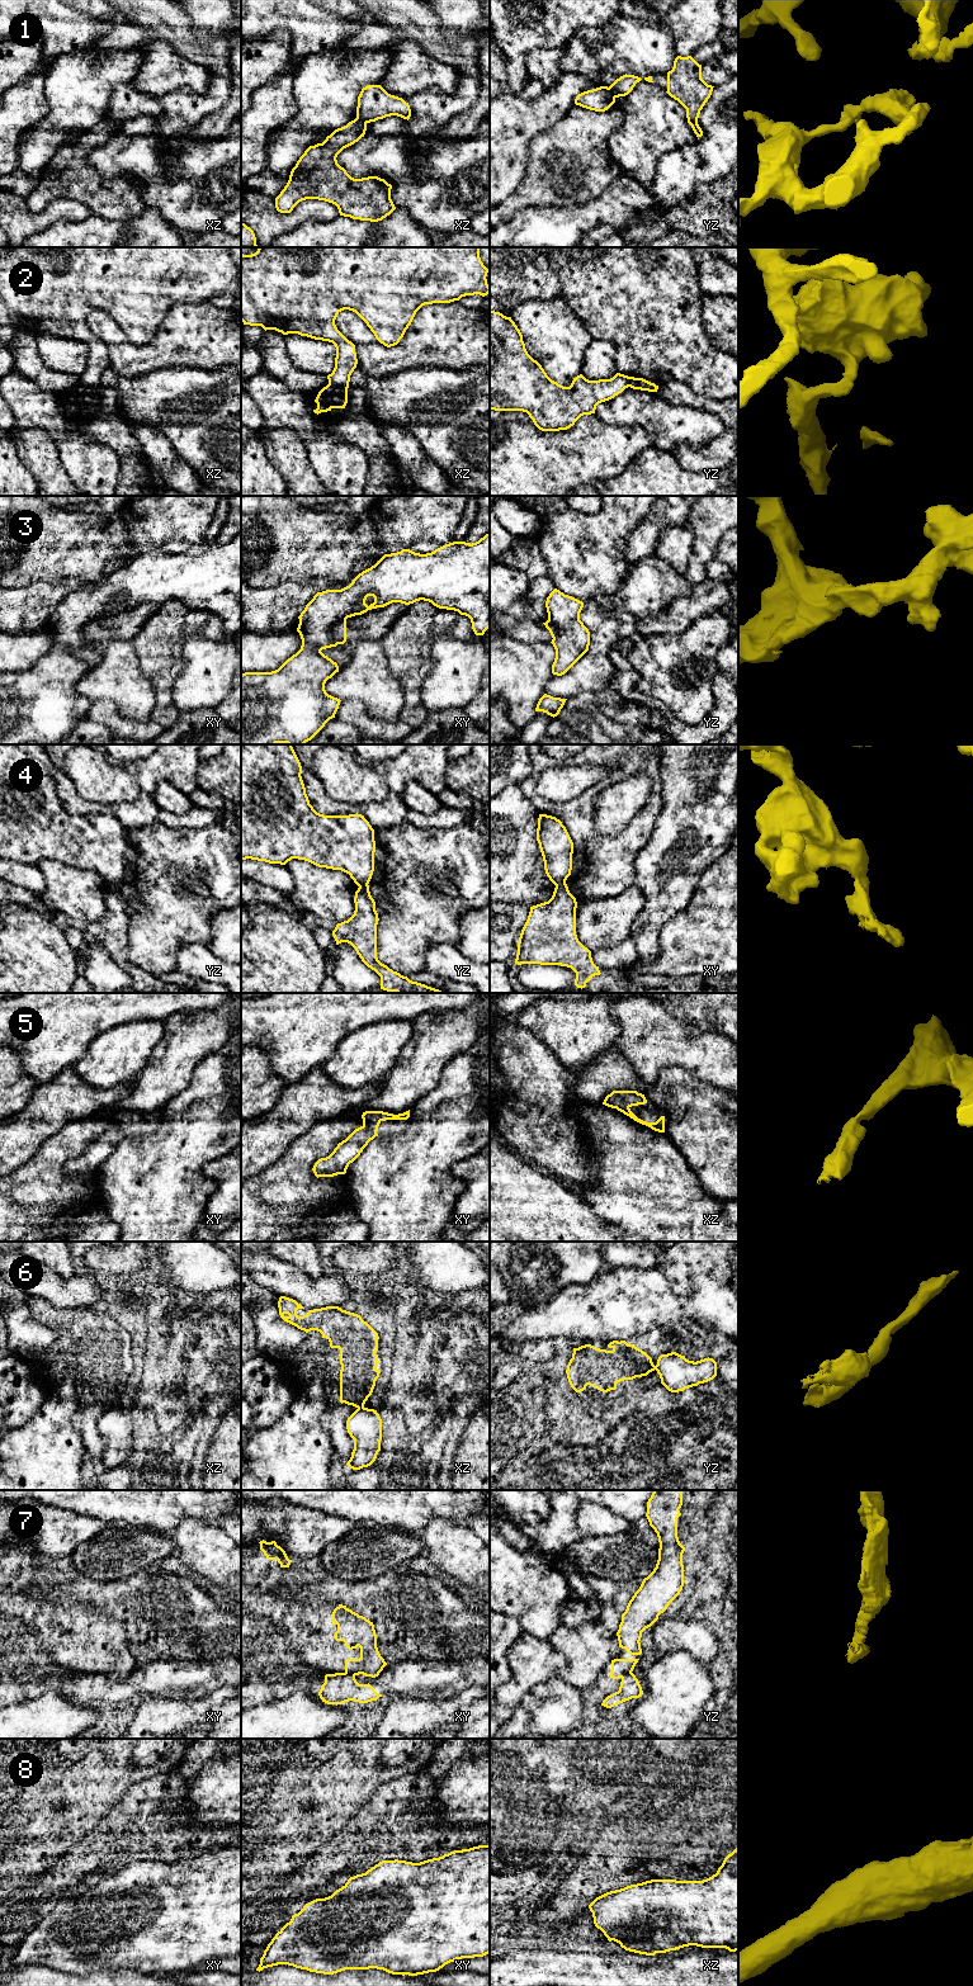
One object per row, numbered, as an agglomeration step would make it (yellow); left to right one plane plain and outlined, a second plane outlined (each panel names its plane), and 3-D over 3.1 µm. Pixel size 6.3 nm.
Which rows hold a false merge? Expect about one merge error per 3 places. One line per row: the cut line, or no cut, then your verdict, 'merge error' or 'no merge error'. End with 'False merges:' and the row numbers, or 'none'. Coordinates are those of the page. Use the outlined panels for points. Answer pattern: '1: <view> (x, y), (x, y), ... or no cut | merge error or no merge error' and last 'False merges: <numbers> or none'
1: xz (357, 117), (365, 123) | merge error
2: xz (329, 382), (346, 391) | merge error
3: xy (344, 618), (331, 630), (331, 636), (338, 642) | merge error
4: xy (565, 880), (556, 885) | merge error
5: no cut | no merge error
6: xz (363, 1405), (358, 1408) | merge error
7: yz (631, 1672), (620, 1677) | merge error
8: no cut | no merge error
False merges: 1, 2, 3, 4, 6, 7

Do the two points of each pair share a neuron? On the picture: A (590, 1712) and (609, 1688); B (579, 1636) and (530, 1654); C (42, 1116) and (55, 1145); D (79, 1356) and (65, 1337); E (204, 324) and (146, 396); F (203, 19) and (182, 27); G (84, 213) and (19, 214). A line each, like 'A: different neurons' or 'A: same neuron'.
A: same neuron
B: different neurons
C: different neurons
D: same neuron
E: different neurons
F: different neurons
G: same neuron

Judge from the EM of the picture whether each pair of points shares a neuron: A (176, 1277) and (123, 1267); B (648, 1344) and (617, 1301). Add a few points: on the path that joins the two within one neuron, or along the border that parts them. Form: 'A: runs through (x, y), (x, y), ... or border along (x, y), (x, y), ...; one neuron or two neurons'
A: border along (123, 1272), (118, 1275); two neurons
B: border along (670, 1336), (655, 1327), (612, 1342); two neurons

